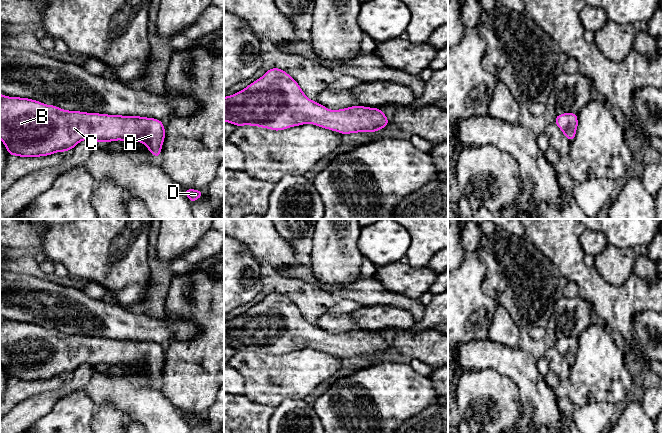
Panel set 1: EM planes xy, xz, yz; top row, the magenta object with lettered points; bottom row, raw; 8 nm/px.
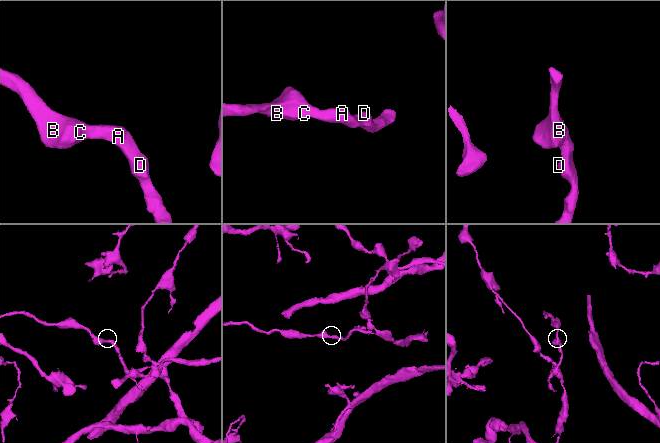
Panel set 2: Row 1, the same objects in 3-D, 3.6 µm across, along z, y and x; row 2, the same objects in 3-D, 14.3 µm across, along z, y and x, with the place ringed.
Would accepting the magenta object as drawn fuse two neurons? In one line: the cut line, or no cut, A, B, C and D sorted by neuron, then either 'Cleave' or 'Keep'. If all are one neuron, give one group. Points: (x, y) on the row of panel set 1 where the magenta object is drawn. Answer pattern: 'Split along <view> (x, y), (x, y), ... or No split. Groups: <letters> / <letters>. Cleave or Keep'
No split. Groups: A B C D. Keep

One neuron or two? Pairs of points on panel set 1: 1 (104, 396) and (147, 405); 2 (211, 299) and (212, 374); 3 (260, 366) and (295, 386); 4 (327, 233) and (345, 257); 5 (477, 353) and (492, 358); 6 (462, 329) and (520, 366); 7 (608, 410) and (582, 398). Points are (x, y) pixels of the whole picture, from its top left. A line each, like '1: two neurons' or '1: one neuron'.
1: one neuron
2: one neuron
3: one neuron
4: one neuron
5: one neuron
6: two neurons
7: two neurons

